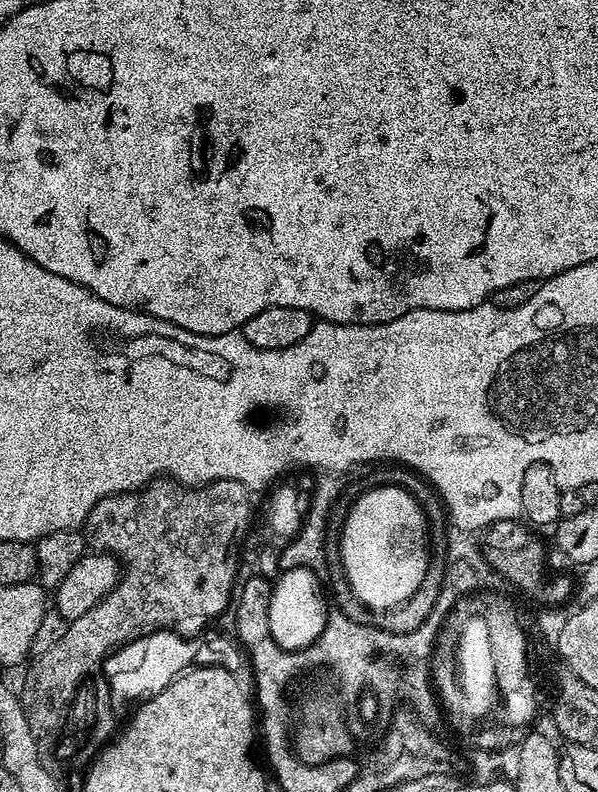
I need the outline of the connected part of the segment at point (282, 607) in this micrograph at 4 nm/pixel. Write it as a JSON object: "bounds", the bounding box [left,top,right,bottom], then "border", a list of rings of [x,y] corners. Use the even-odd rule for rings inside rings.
{"bounds":[267,567,330,652],"border":[[[294,567],[281,571],[278,580],[273,581],[267,622],[271,636],[280,648],[300,652],[315,643],[330,613],[328,598],[319,573],[313,568]]]}

